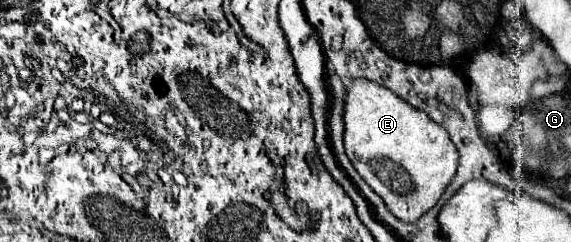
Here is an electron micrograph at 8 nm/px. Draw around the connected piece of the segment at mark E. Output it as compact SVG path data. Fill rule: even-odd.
M354 78L346 86L342 120L346 156L398 220L416 222L440 200L458 166L458 152L442 126L366 78Z

